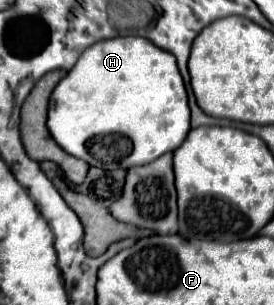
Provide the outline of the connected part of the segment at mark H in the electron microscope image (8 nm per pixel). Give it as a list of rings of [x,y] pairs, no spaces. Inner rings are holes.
[[[137,35],[113,37],[93,43],[81,53],[73,69],[67,71],[65,79],[61,79],[59,85],[53,89],[49,99],[47,129],[51,131],[51,137],[63,151],[71,153],[77,159],[83,159],[93,167],[113,169],[111,165],[117,165],[121,169],[127,169],[151,163],[167,151],[175,151],[191,129],[187,91],[183,77],[177,69],[175,57],[169,51],[163,51],[157,45],[153,45],[149,39]],[[119,139],[121,143],[125,143],[127,139],[131,143],[131,149],[123,149],[123,153],[119,147]]]

